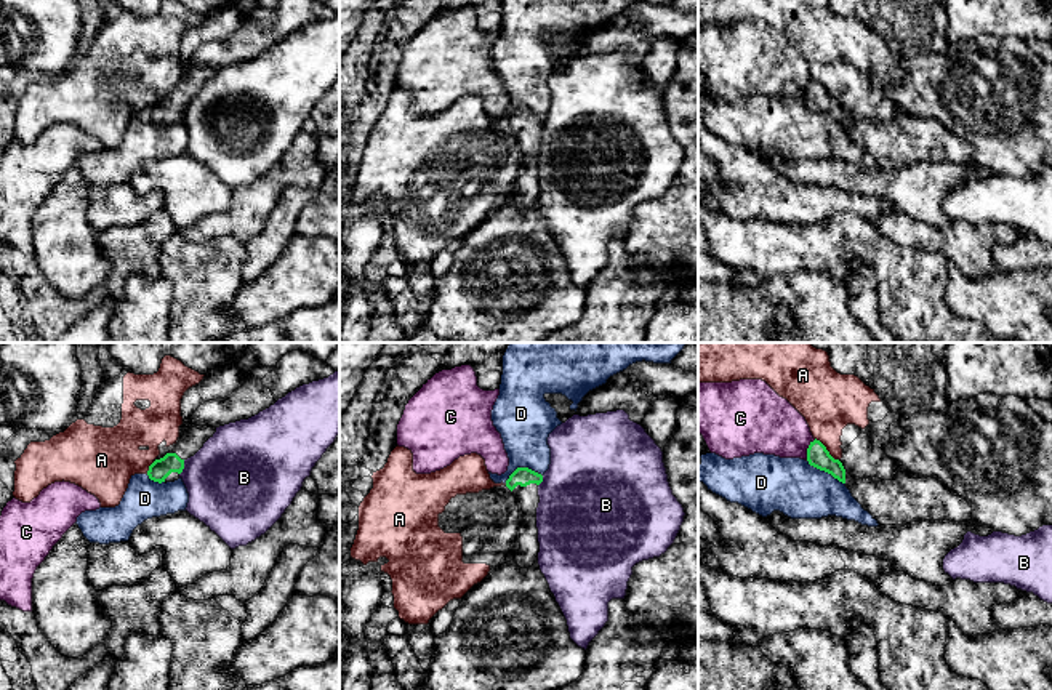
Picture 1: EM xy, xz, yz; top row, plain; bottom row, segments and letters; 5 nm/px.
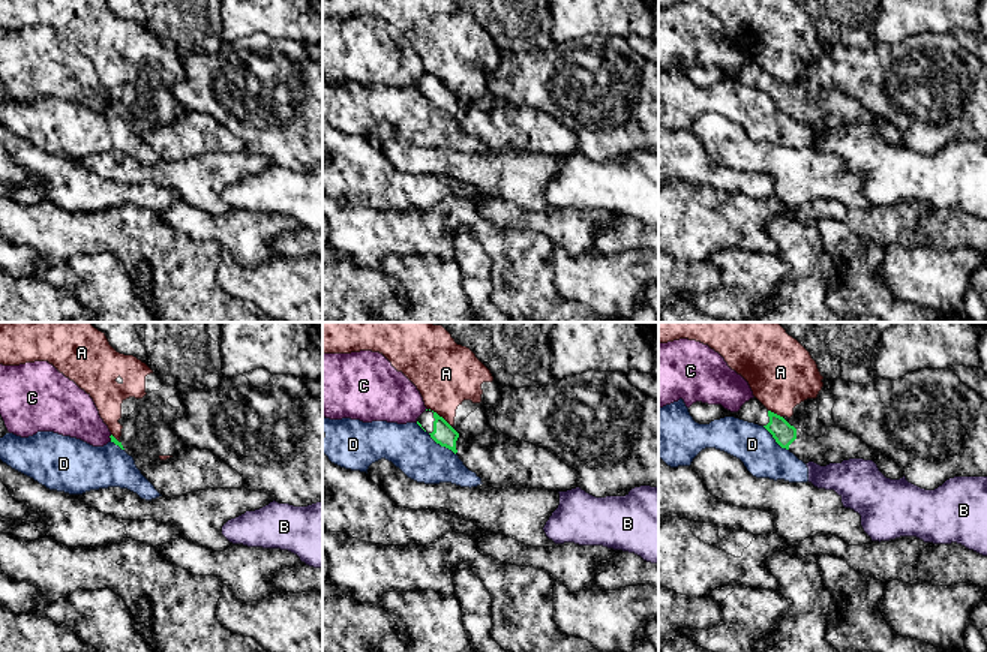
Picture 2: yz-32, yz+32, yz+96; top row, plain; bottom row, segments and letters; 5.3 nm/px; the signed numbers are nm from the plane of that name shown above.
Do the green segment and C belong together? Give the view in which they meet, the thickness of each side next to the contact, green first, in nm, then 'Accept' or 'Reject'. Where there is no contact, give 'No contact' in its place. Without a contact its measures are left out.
Touches green in yz. Thickness 110 nm (green) against 300 nm. Reject

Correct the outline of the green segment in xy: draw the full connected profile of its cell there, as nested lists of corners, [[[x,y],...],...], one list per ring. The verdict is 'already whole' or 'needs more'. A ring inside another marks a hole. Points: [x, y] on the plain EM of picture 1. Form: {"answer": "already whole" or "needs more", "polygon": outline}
{"answer": "needs more", "polygon": [[[167,94],[163,99],[155,101],[147,112],[147,117],[154,123],[175,123],[184,110],[184,101],[176,94]]]}

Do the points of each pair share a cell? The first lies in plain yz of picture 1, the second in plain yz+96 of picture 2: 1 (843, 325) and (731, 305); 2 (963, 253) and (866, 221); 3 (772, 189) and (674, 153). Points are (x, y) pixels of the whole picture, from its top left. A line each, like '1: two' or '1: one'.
1: one
2: one
3: one

